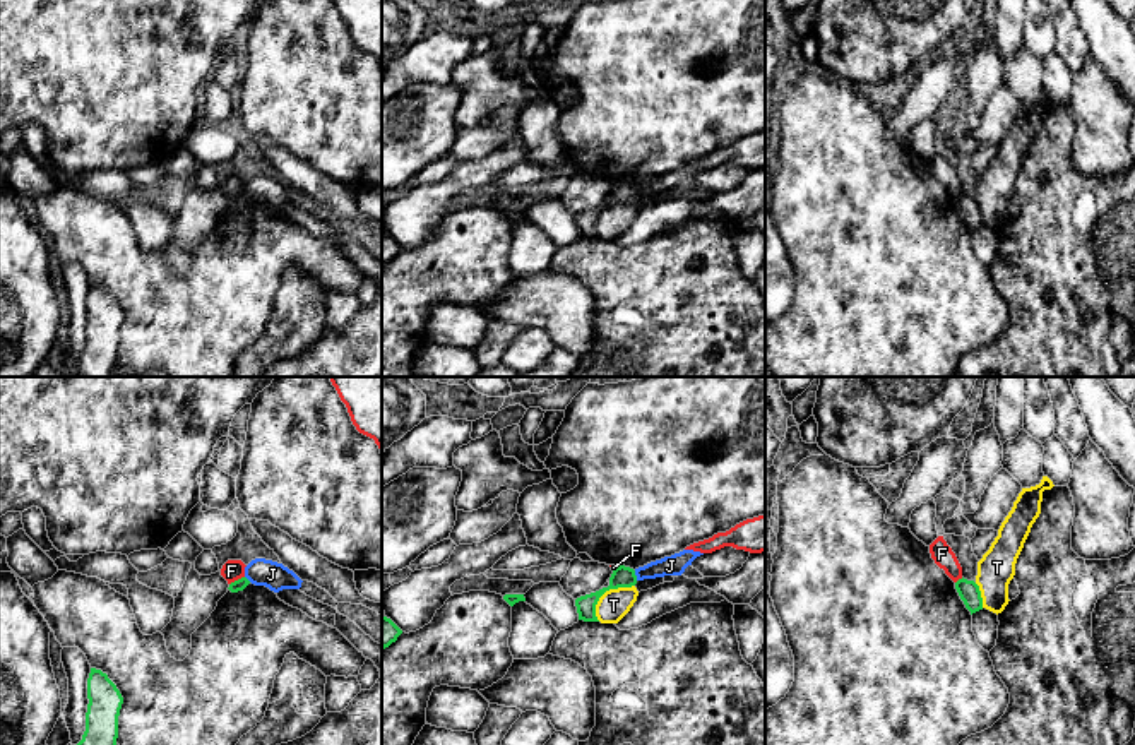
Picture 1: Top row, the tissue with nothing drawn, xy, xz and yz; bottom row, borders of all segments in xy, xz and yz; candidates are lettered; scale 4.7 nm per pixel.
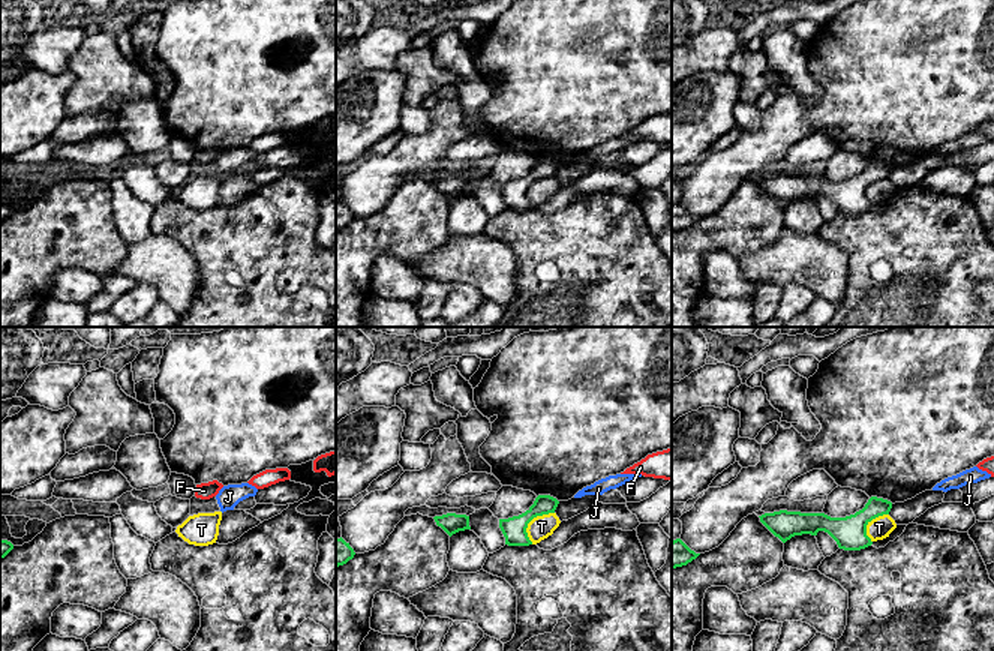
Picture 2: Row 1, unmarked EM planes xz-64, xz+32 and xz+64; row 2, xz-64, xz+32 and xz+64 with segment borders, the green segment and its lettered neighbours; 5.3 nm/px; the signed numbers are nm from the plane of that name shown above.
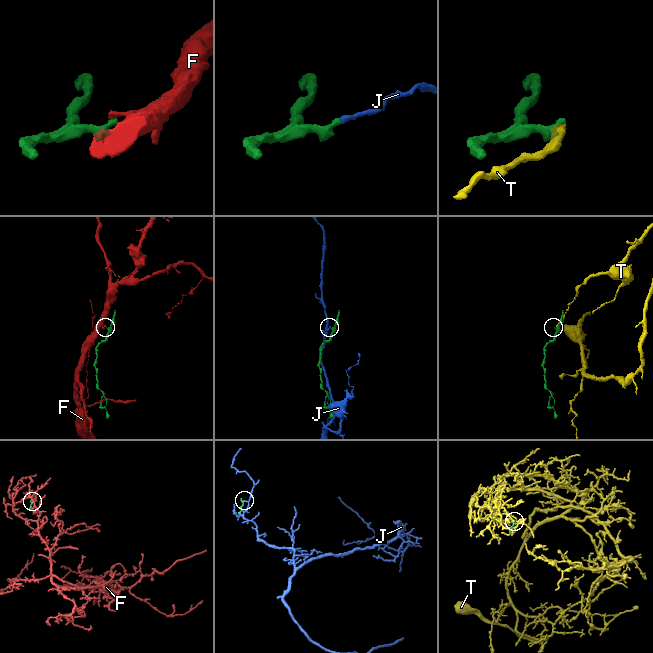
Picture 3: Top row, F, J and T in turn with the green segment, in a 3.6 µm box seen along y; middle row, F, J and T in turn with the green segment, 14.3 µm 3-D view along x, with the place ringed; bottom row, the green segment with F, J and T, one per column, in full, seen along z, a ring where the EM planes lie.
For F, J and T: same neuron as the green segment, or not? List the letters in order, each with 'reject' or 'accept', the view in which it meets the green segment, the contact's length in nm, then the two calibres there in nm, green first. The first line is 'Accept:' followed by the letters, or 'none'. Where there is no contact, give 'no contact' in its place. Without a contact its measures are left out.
Accept: none
F: reject; contact in xy; length 80 nm; calibres 60 and 100 nm
J: reject; contact in xz; length 50 nm; calibres 100 and 100 nm
T: reject; contact in xz; length 240 nm; calibres 100 and 150 nm

